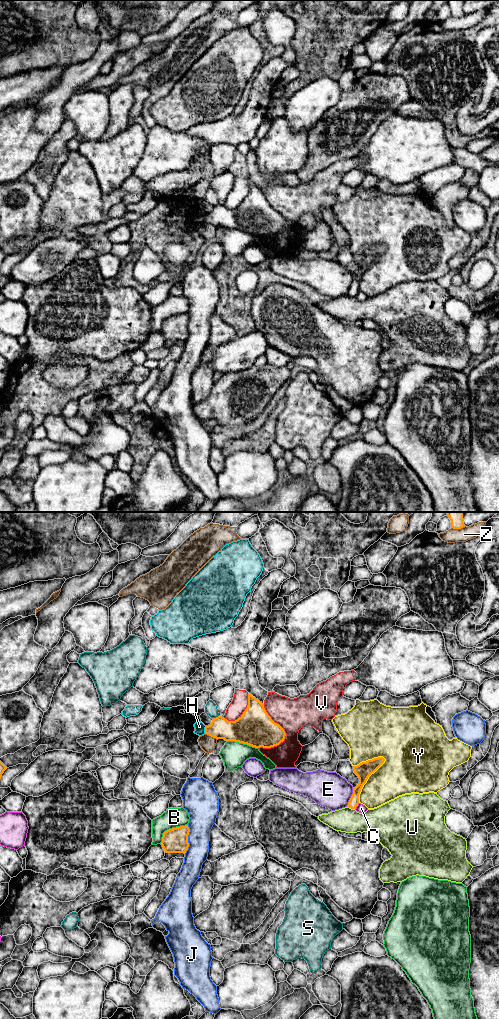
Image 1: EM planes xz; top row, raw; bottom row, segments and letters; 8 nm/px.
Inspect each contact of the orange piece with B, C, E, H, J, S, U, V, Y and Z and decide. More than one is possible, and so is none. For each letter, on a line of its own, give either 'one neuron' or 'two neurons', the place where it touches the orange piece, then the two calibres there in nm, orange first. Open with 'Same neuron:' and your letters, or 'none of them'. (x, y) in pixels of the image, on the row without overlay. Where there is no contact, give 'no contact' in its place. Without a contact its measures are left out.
Same neuron: none of them
B: two neurons; contact xz (170, 317); calibres 200 and 160 nm
C: two neurons; contact xz (357, 293); calibres 90 and 70 nm
E: two neurons; contact xz (351, 285); calibres 120 and 280 nm
H: two neurons; contact xz (205, 218); calibres 180 and 80 nm
J: two neurons; contact xz (187, 327); calibres 200 and 220 nm
S: two neurons; contact xz (216, 205); calibres 220 and 100 nm
U: two neurons; contact xz (351, 296); calibres 80 and 220 nm
V: two neurons; contact xz (283, 217); calibres 300 and 260 nm
Y: two neurons; contact xz (367, 266); calibres 120 and 320 nm
Z: two neurons; contact xz (211, 224); calibres 190 and 120 nm

